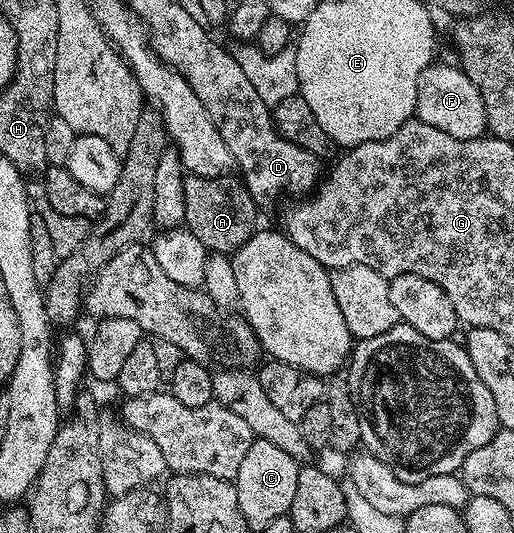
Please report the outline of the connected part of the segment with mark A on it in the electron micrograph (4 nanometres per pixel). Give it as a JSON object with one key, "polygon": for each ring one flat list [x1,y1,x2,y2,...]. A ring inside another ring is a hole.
{"polygon":[[231,175,213,177,184,176,183,194,185,195,185,227,206,249,214,253,234,254,236,249,246,243,257,231,255,225,256,198,242,180]]}

